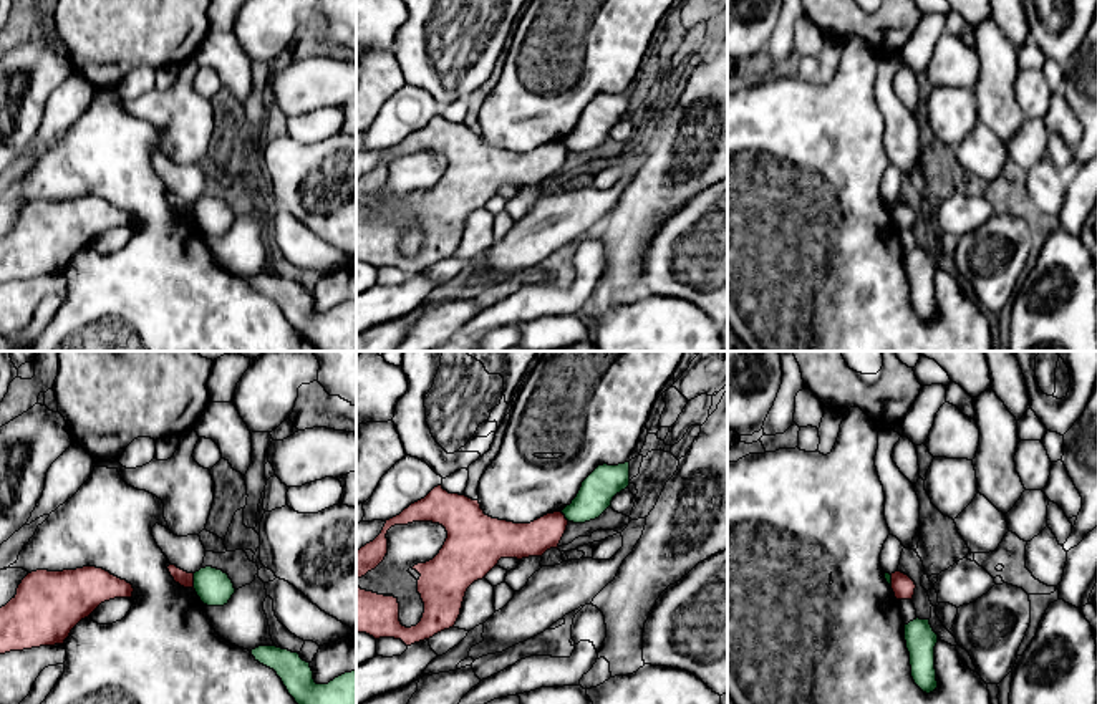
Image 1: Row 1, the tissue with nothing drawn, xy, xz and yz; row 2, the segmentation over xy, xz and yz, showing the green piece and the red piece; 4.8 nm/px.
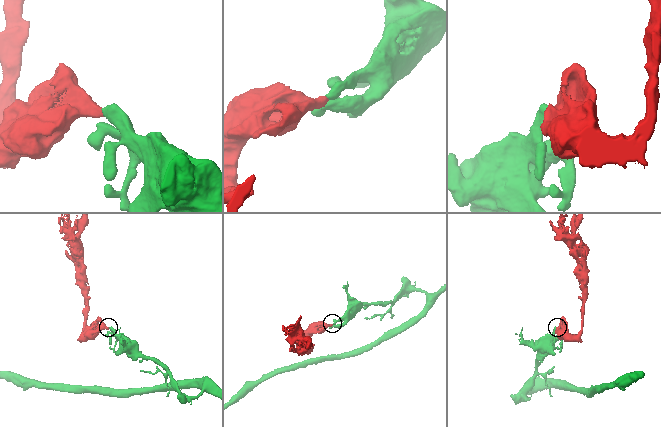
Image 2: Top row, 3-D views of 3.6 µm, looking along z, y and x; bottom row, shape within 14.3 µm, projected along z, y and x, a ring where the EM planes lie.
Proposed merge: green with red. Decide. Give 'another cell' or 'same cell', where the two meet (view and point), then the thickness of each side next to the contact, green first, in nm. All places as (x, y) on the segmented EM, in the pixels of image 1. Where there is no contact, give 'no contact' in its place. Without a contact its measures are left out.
another cell; contact xy (194, 582); calibres 170 and 70 nm

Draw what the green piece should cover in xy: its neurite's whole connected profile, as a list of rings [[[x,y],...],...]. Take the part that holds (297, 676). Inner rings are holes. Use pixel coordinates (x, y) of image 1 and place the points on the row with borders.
[[[277,646],[250,651],[255,661],[273,669],[297,704],[356,704],[356,671],[345,673],[328,684],[317,684],[310,663],[298,653]]]

